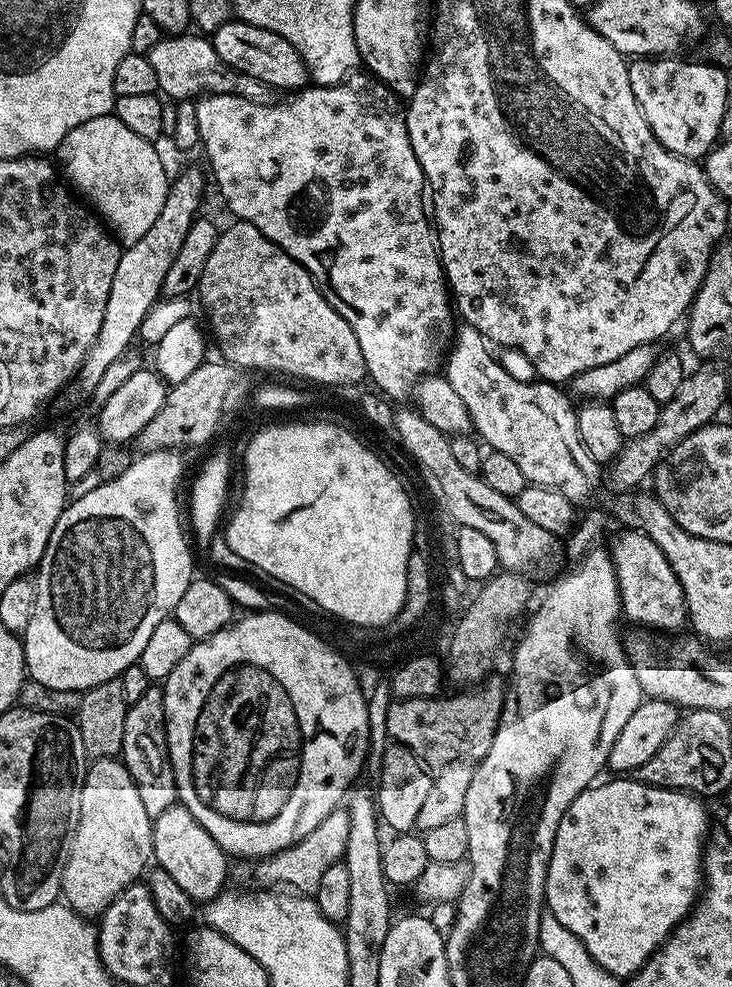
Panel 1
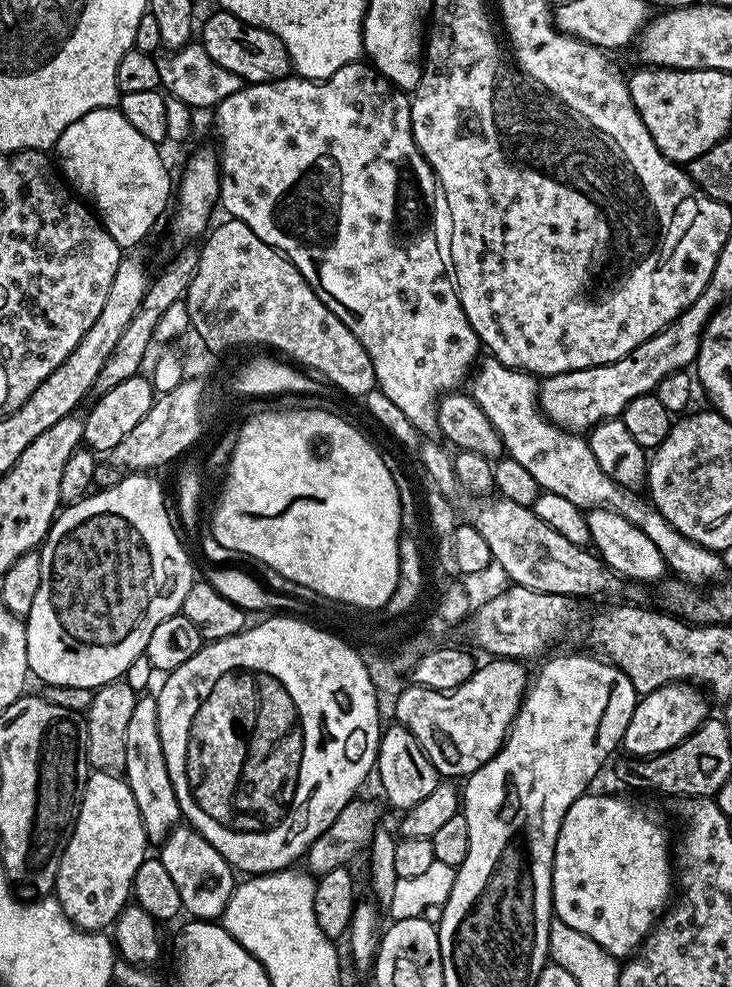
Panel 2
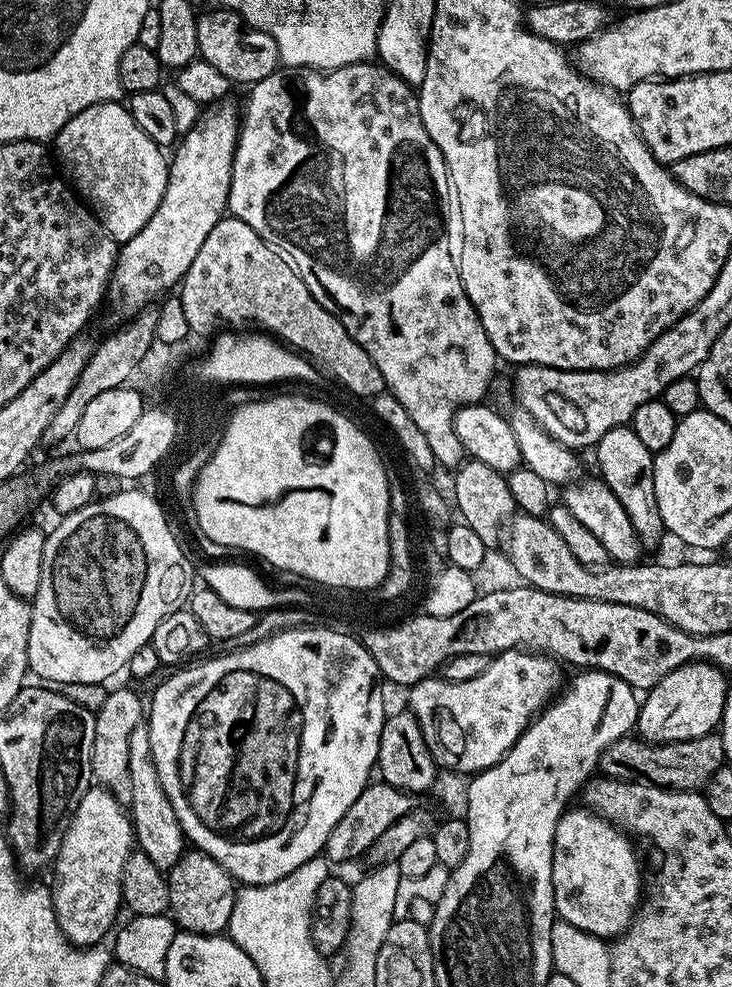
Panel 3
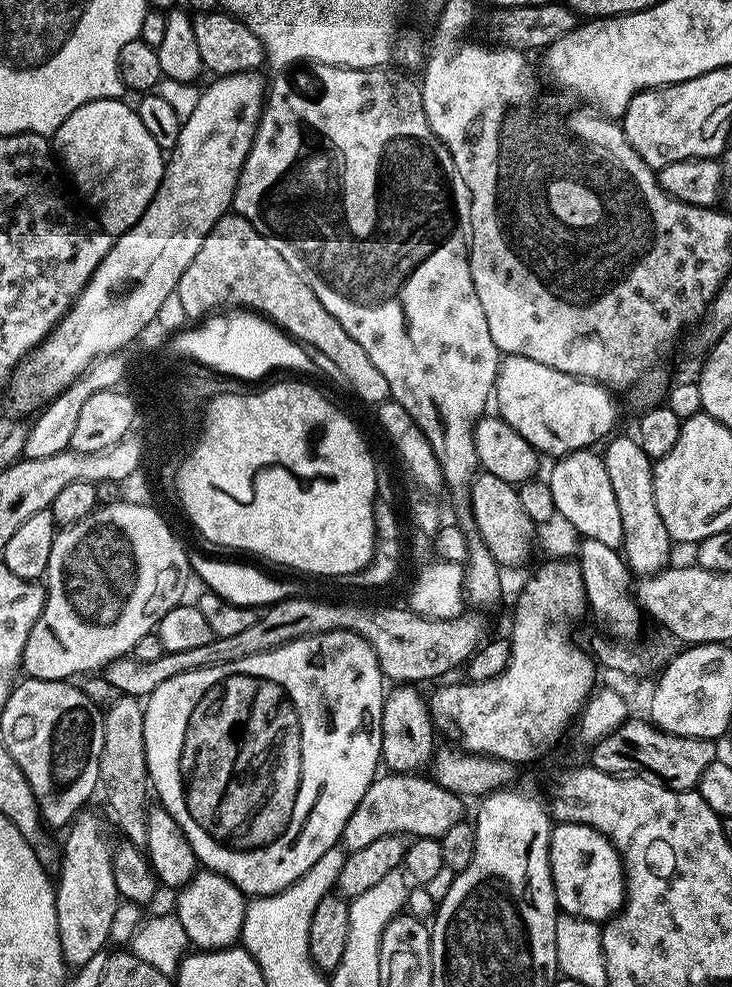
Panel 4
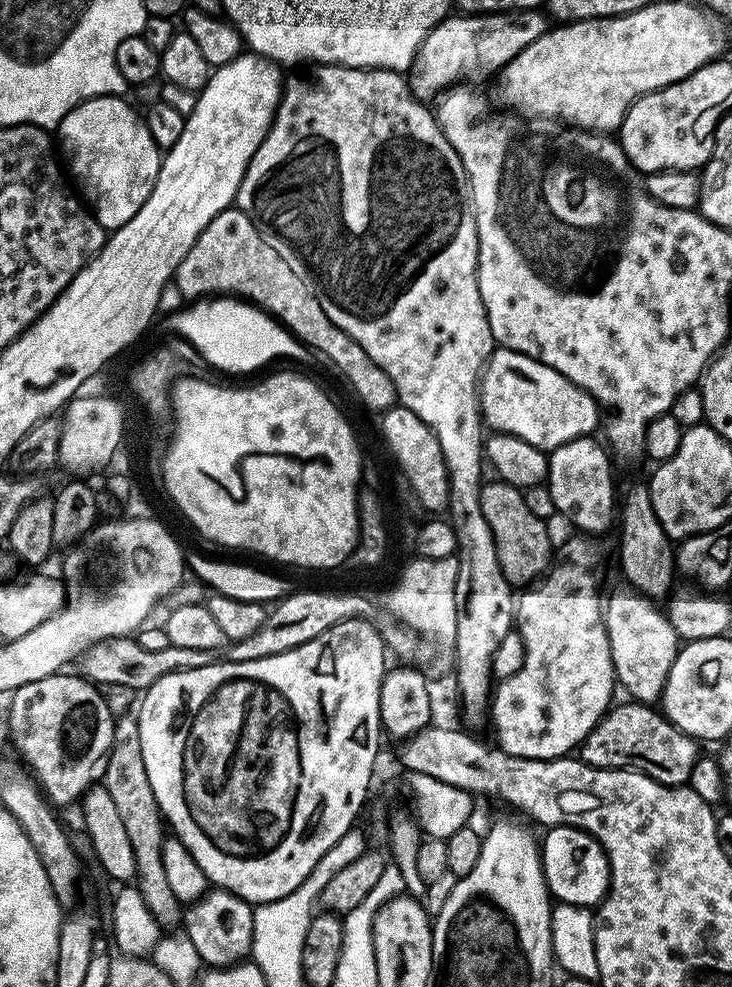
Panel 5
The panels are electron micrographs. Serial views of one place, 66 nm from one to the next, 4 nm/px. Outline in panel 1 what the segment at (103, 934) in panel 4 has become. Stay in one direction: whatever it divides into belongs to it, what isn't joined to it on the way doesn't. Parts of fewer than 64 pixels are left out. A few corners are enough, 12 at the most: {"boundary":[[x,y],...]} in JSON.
{"boundary":[[123,759],[91,761],[60,890],[98,918],[153,859]]}

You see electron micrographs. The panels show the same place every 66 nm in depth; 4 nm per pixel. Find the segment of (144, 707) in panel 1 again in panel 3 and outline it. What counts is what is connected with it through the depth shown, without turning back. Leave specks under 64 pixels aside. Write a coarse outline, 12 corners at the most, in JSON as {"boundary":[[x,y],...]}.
{"boundary":[[144,726],[130,734],[130,815],[156,867],[184,856],[186,837],[162,788]]}

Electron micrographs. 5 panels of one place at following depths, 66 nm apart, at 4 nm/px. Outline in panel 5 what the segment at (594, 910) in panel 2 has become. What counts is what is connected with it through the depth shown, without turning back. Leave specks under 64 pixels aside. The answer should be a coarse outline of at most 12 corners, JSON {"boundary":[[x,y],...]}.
{"boundary":[[580,828],[542,836],[544,881],[592,910],[608,892],[600,843]]}

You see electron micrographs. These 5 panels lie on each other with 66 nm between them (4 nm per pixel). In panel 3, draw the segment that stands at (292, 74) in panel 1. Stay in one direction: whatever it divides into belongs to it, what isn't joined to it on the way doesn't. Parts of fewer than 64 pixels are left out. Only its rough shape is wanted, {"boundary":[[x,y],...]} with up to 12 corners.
{"boundary":[[237,12],[197,15],[199,59],[233,85],[281,67],[270,34]]}

